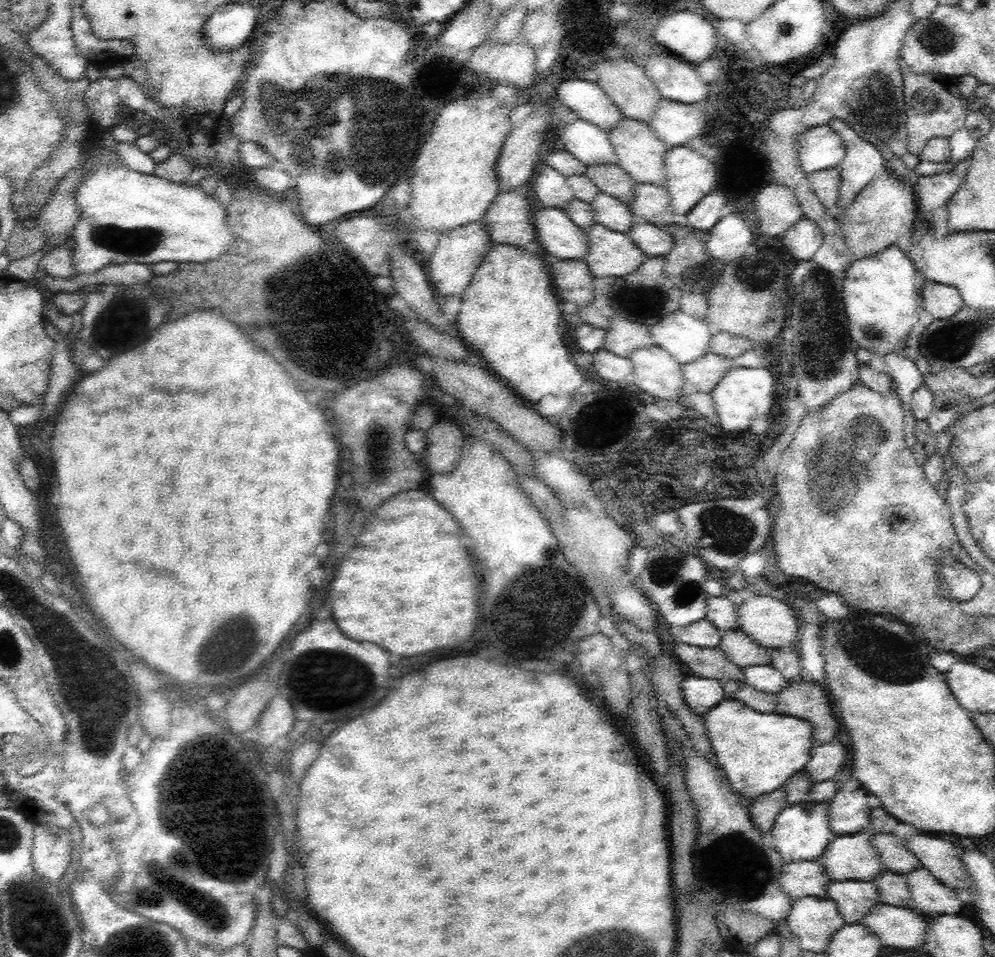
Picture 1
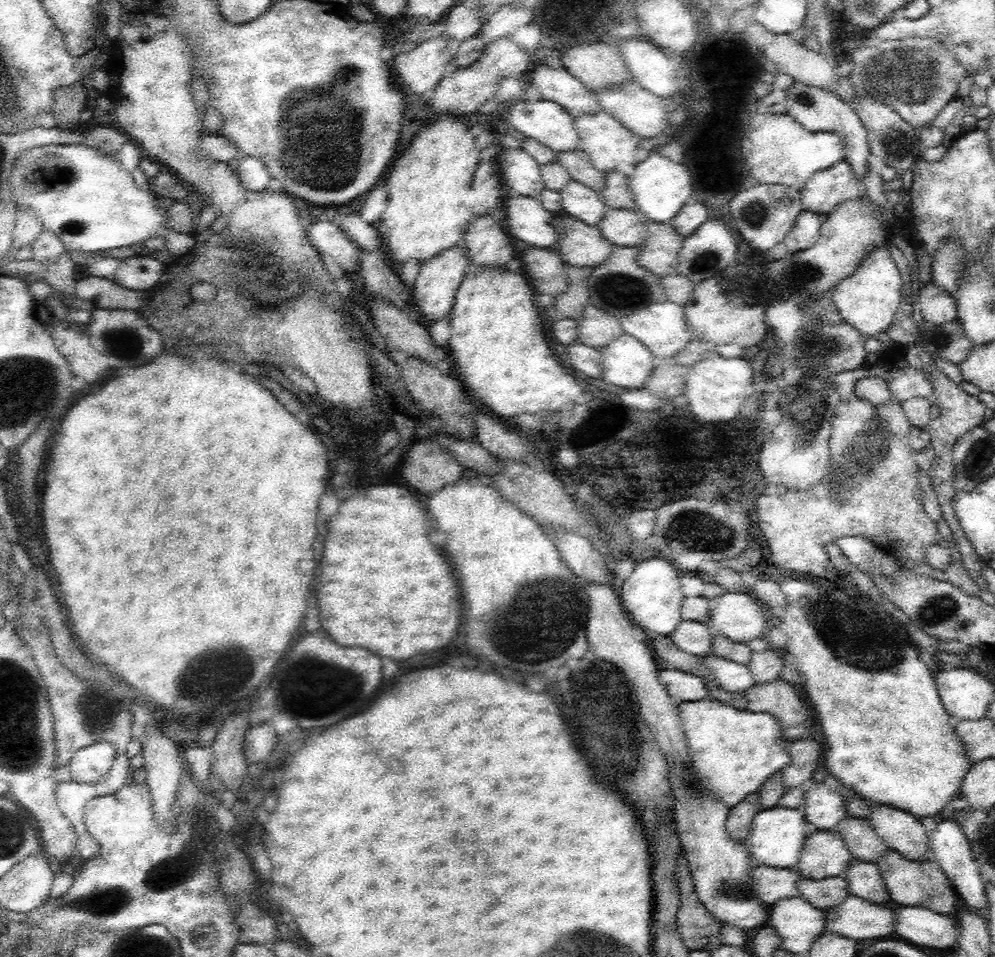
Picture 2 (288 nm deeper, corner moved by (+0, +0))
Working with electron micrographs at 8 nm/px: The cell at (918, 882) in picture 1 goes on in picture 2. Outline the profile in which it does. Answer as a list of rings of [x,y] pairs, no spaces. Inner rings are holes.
[[[888,850],[888,854],[884,854],[882,858],[876,860],[876,864],[880,866],[882,878],[886,882],[890,900],[902,904],[902,906],[922,906],[922,908],[930,908],[938,914],[948,914],[954,916],[954,912],[958,908],[964,908],[960,904],[958,898],[958,890],[952,886],[950,878],[946,876],[946,872],[938,866],[936,860],[924,860],[924,862],[912,862],[908,858],[904,858],[900,852],[896,850]]]

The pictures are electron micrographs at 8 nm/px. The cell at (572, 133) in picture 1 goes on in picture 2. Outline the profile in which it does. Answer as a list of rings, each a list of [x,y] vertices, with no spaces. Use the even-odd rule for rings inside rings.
[[[518,102],[508,112],[508,124],[520,130],[524,136],[538,140],[558,154],[568,154],[570,150],[582,150],[582,138],[576,130],[576,118],[556,102]]]

